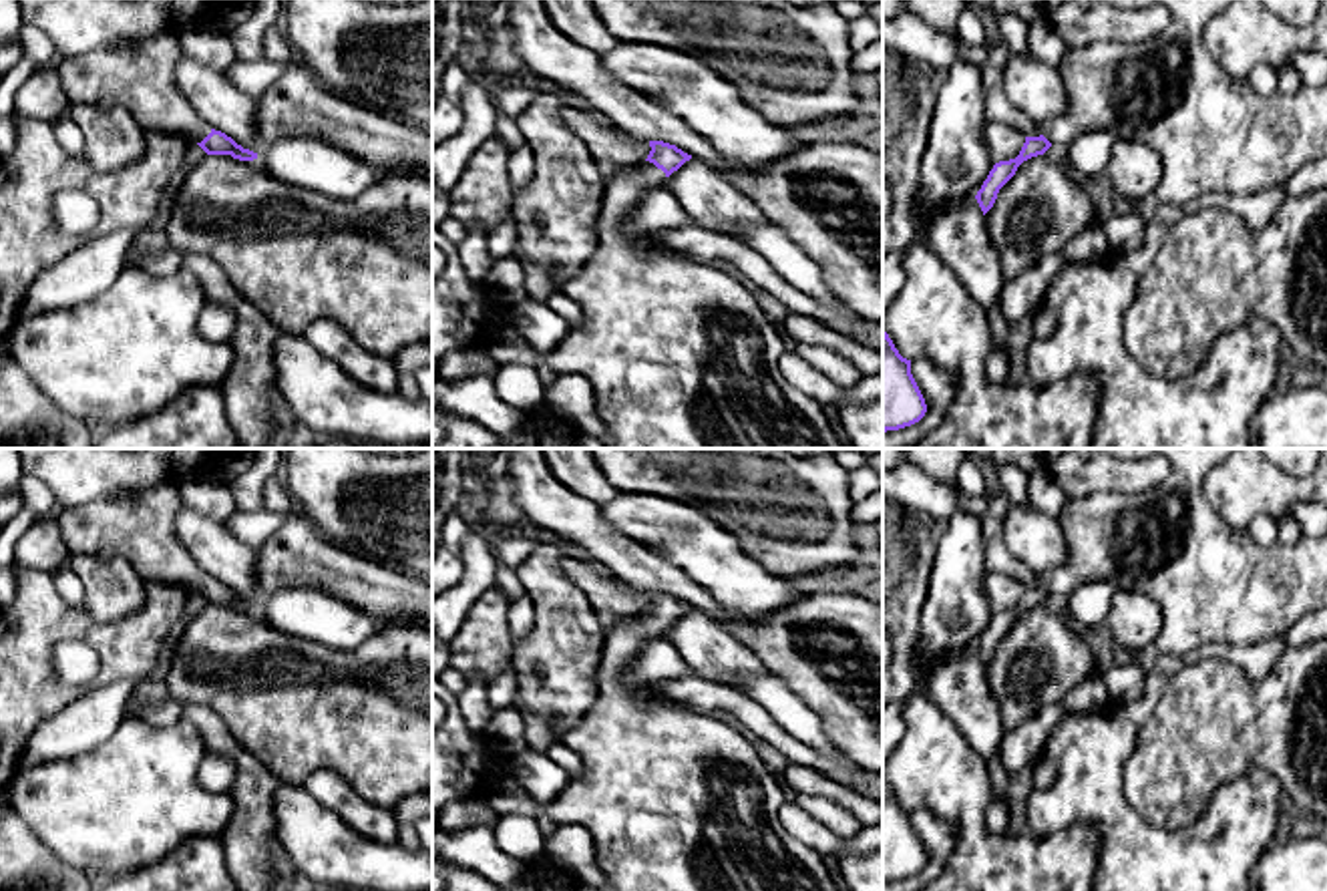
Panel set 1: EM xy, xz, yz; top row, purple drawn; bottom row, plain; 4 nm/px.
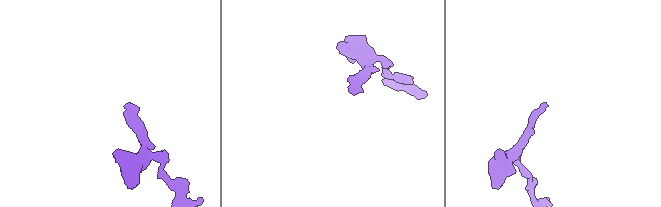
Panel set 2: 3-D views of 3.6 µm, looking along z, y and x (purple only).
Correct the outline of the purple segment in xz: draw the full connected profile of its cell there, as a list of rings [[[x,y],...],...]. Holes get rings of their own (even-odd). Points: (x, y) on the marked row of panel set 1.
[[[649,141],[649,147],[647,159],[637,167],[605,175],[595,249],[559,286],[581,308],[583,324],[553,350],[553,368],[591,382],[599,420],[613,436],[607,449],[848,449],[832,414],[780,372],[778,360],[788,352],[788,342],[742,282],[712,263],[678,257],[664,247],[643,253],[637,247],[643,235],[623,231],[623,219],[639,211],[643,199],[692,159],[664,141]]]

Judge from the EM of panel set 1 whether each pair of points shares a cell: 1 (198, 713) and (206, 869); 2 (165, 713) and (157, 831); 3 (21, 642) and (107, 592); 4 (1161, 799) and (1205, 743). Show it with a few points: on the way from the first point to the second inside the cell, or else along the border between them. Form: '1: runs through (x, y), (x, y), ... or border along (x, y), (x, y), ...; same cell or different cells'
1: border along (220, 833), (230, 869); different cells
2: border along (141, 715), (151, 727), (171, 727), (179, 719); different cells
3: border along (81, 608), (103, 622), (129, 618); different cells
4: runs through (1169, 785), (1169, 779), (1191, 757); same cell

